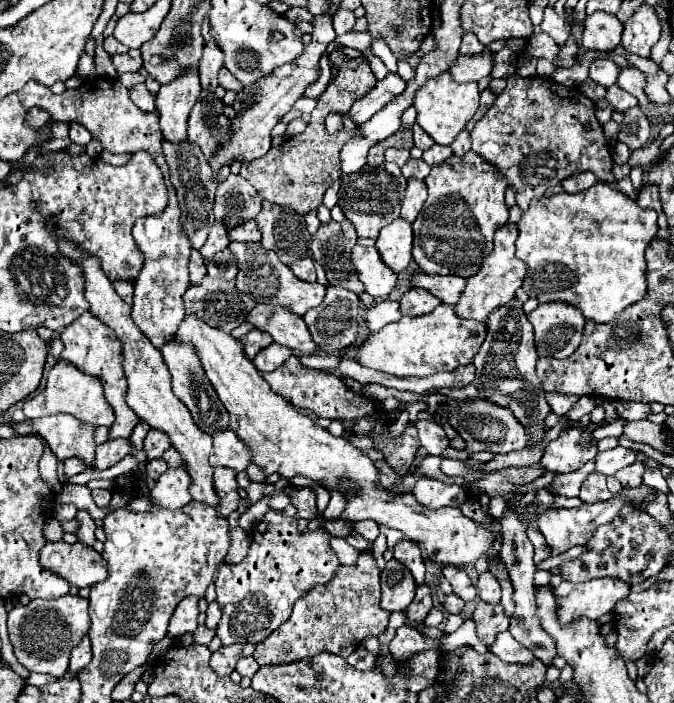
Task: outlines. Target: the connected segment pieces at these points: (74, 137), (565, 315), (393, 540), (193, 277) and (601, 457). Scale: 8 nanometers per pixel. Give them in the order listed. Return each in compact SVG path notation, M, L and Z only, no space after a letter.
M76 123L70 125L70 141L72 143L78 143L78 145L88 145L92 139L92 135L88 135L88 129L86 127L80 127Z
M540 303L528 319L534 325L538 355L566 359L582 341L586 319L570 303Z
M379 525L379 530L380 530L380 533L385 534L387 538L387 543L388 543L388 549L390 551L393 551L398 541L405 539L404 535L400 531L395 529L388 529L388 527L384 525Z
M192 251L192 255L190 255L190 281L192 281L192 285L200 285L204 275L206 275L206 265L202 261L202 255L198 251Z
M618 445L610 451L604 451L604 453L596 455L596 471L602 473L602 475L614 475L622 467L632 465L636 461L636 457L638 457L638 451Z

